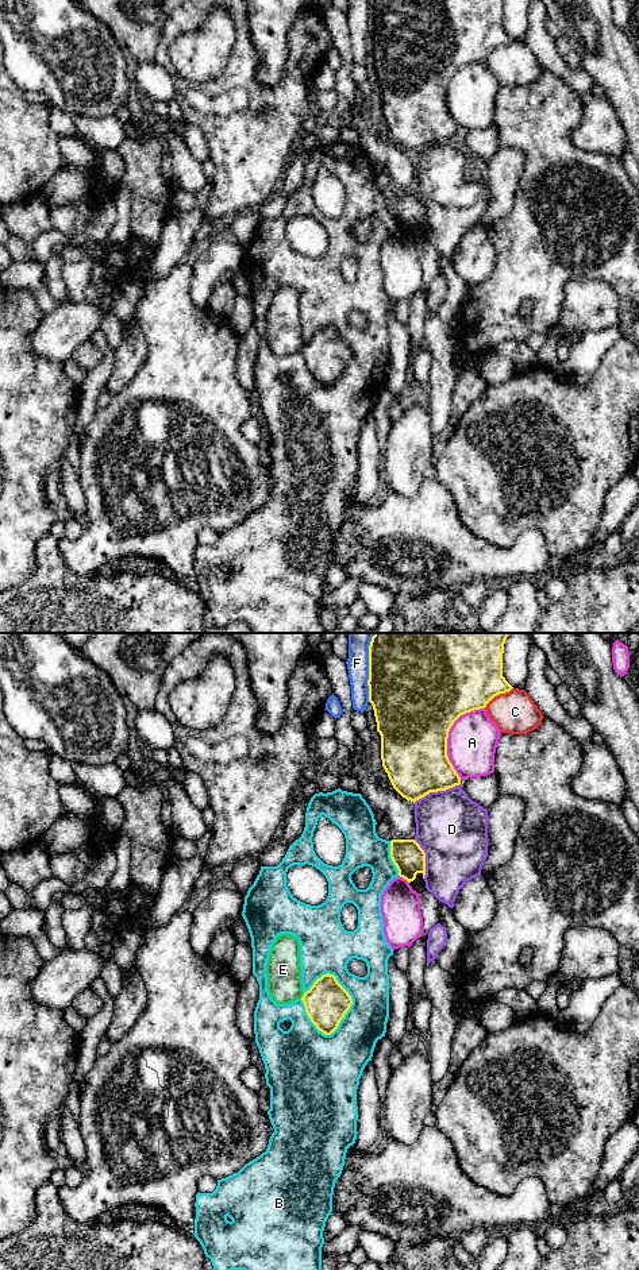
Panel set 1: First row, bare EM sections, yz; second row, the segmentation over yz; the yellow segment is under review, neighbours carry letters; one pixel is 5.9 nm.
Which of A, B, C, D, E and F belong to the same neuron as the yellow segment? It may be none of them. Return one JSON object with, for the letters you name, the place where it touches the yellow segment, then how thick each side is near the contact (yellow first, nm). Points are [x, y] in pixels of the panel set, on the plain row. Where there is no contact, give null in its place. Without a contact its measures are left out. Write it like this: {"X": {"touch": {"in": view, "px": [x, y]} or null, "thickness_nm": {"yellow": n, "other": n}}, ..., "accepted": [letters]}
{"E": {"touch": {"in": "yz", "px": [303, 348]}, "thickness_nm": {"yellow": 260, "other": 200}}, "accepted": ["E"]}

